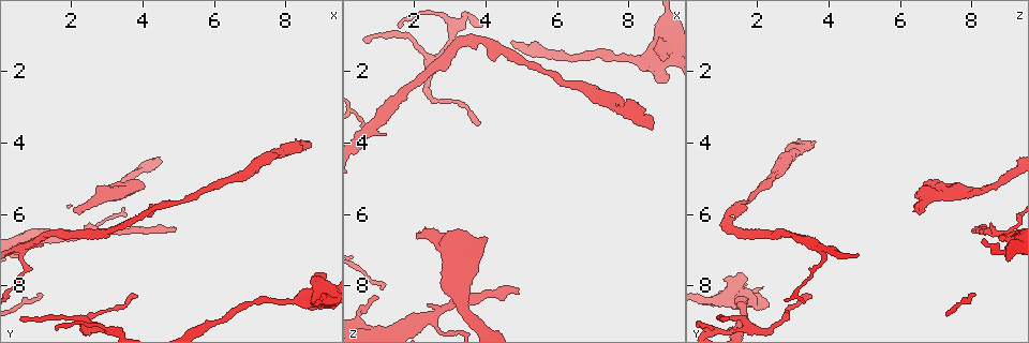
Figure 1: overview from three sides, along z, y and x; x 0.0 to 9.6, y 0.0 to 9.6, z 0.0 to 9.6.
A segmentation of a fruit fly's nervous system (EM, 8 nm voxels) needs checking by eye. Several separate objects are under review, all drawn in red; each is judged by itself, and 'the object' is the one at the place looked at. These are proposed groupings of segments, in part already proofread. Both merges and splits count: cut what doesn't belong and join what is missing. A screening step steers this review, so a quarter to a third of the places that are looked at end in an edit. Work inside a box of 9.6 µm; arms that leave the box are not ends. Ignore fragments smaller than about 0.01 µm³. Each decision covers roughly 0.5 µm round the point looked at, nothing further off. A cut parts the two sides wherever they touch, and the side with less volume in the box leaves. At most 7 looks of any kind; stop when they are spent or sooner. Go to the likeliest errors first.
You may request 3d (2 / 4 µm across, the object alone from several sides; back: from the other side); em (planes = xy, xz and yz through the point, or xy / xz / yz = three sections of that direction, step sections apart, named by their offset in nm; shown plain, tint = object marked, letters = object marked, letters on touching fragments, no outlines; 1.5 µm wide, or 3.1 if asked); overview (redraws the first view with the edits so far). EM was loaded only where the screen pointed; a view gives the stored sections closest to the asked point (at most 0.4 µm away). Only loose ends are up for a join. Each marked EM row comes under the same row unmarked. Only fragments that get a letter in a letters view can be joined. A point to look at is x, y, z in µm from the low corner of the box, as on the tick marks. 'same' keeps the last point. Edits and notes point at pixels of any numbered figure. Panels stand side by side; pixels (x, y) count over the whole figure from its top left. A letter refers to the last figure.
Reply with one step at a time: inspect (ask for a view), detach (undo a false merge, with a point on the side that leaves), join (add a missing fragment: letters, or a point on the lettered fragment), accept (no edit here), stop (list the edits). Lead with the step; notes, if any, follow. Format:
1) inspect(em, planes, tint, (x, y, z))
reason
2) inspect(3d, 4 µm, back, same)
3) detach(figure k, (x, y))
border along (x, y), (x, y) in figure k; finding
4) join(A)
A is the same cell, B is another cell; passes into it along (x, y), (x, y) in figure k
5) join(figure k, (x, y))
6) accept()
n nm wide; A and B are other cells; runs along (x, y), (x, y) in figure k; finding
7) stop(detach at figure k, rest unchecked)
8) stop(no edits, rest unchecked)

inspect(3d, 2 µm, (4.05, 5.30, 6.75))
stops while still wide

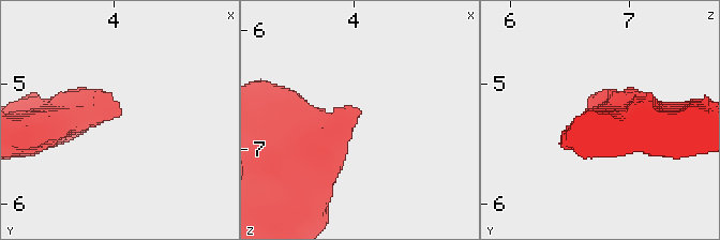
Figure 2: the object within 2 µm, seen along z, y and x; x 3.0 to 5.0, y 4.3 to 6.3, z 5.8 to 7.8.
inspect(em, planes, letters, (4.04, 5.24, 6.68))
shape alone is not enough

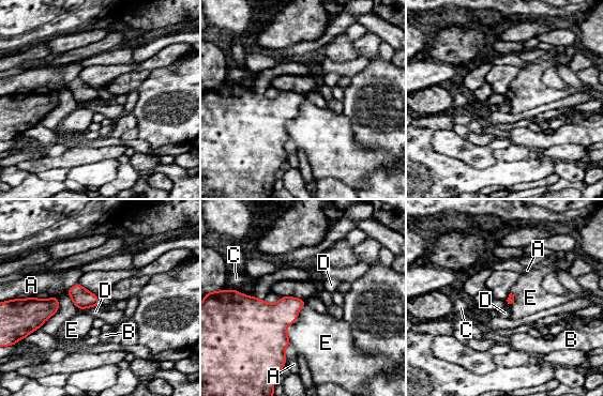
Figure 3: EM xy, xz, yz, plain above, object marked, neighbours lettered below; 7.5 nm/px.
accept()
E touches over 320 nm; A, B, C, D and E are other cells; none of them fits

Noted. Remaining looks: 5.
inspect(3d, 2 µm, (2.35, 9.10, 2.50))
sudden change in width

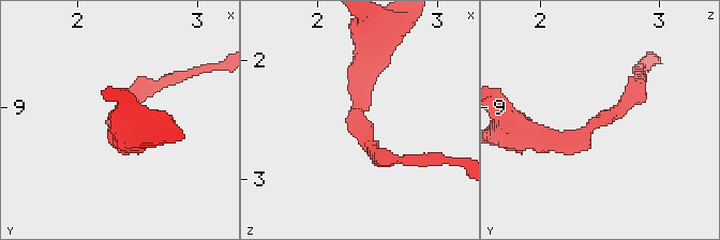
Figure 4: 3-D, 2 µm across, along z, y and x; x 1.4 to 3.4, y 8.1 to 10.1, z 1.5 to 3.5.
inspect(em, xy, step 4, tint, (2.32, 9.10, 2.52))
now the EM

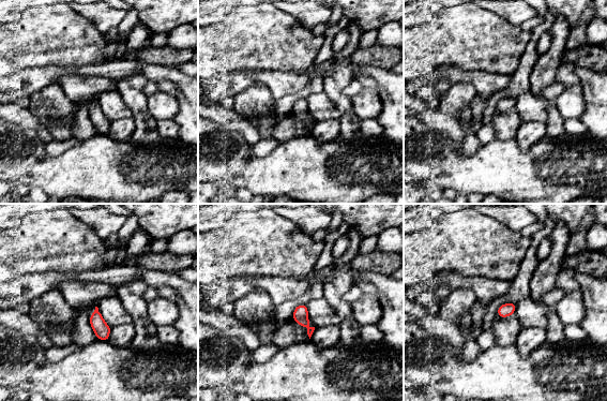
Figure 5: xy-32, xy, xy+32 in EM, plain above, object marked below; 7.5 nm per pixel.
inspect(em, planes, letters, same)

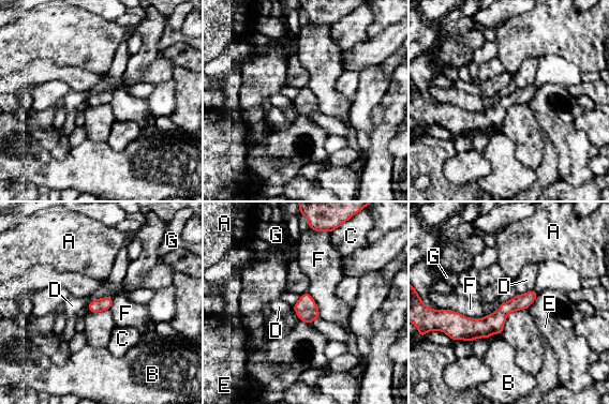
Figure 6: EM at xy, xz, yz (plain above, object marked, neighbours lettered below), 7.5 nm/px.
accept()
100 nm wide; A, B, C, D, E, F and G are other cells; border along (293, 309), (300, 319) in figure 6; continuous, no second cell

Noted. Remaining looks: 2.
inspect(em, planes, letters, (0.60, 9.00, 1.20))
an open end

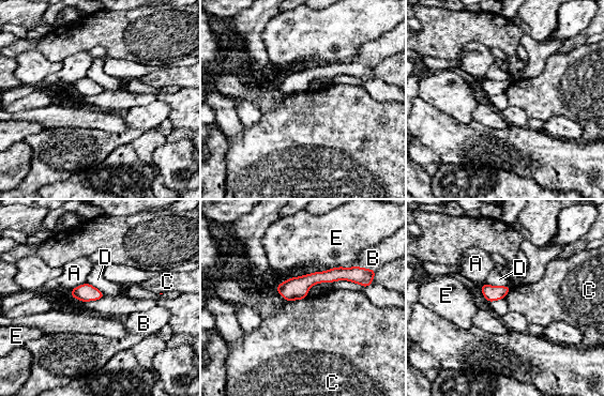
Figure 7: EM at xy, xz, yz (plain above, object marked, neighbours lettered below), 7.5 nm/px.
accept()
100 nm wide; A, B, C, D and E are other cells; runs along (341, 277), (318, 276), (280, 289) in figure 7; none of them fits

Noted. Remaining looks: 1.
stop(no edits, rest unchecked)

